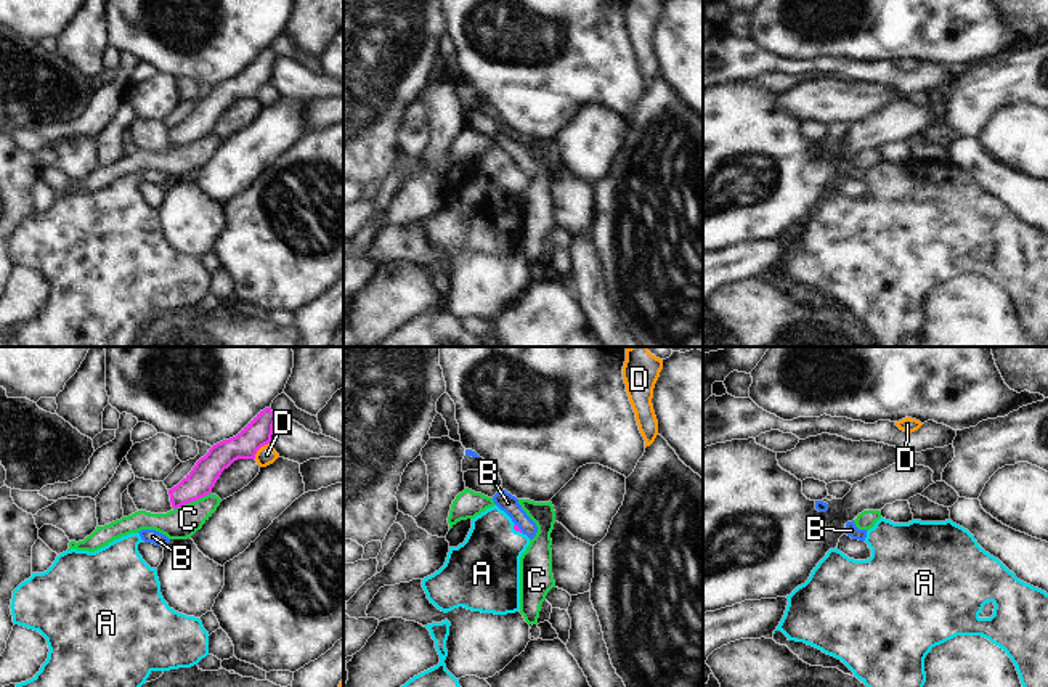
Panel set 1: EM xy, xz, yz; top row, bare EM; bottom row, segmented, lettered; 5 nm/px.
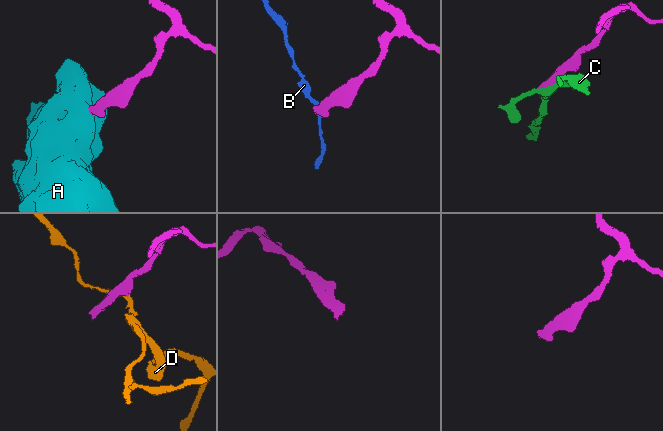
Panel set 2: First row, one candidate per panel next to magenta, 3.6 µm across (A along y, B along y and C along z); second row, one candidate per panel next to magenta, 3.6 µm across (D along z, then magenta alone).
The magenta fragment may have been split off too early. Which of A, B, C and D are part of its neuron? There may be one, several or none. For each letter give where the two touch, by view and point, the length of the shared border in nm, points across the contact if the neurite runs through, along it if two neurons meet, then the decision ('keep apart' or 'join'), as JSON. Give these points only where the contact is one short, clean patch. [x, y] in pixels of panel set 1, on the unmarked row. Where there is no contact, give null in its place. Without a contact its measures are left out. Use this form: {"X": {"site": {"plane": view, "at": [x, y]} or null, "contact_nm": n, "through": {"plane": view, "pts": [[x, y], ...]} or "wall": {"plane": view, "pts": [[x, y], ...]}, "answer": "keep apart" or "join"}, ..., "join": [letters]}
{"A": {"site": {"plane": "xz", "at": [515, 170]}, "contact_nm": 70, "through": {"plane": "xz", "pts": [[515, 167], [515, 170], [490, 196], [485, 209]]}, "answer": "join"}, "B": {"site": {"plane": "xz", "at": [519, 169]}, "contact_nm": 60, "wall": {"plane": "xz", "pts": [[515, 164], [522, 172]]}, "answer": "keep apart"}, "C": {"site": {"plane": "xy", "at": [191, 142]}, "contact_nm": 220, "answer": "keep apart"}, "D": {"site": {"plane": "xy", "at": [259, 89]}, "contact_nm": 120, "wall": {"plane": "xy", "pts": [[268, 82], [254, 98]]}, "answer": "keep apart"}, "join": ["A"]}

